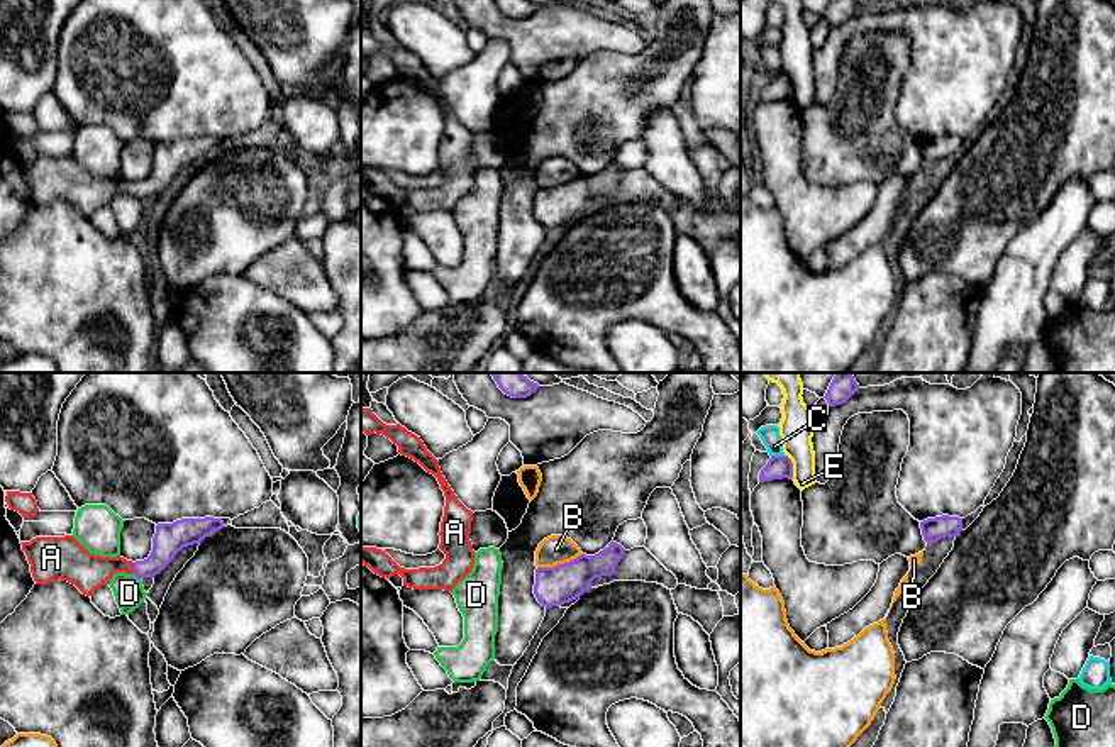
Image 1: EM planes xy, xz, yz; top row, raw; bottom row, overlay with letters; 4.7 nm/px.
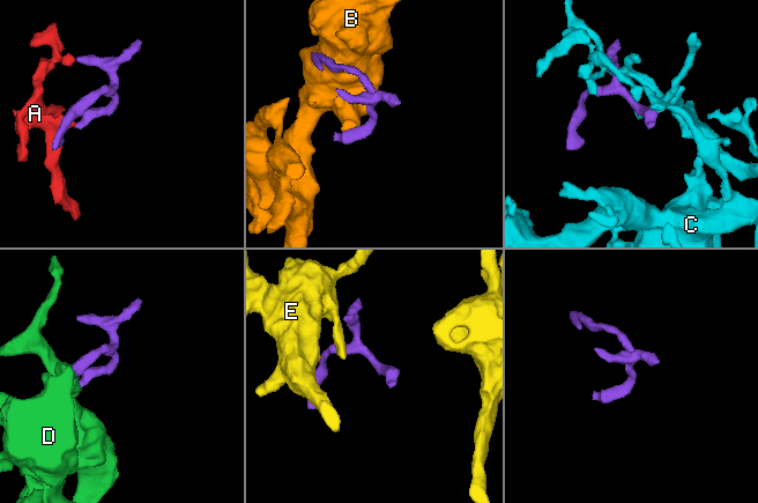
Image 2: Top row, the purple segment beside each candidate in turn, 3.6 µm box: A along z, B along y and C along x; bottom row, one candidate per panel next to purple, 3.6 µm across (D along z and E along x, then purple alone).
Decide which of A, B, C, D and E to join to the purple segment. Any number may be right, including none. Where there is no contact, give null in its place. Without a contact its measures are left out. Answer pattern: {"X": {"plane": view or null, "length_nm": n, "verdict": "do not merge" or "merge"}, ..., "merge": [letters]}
{"A": {"plane": "xy", "length_nm": 60, "verdict": "merge"}, "B": {"plane": "xz", "length_nm": 220, "verdict": "do not merge"}, "C": {"plane": "yz", "length_nm": 60, "verdict": "do not merge"}, "D": {"plane": "xy", "length_nm": 50, "verdict": "do not merge"}, "E": {"plane": "yz", "length_nm": 130, "verdict": "do not merge"}, "merge": ["A"]}

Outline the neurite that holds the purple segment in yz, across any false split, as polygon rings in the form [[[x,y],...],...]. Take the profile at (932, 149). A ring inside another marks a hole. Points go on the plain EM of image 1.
[[[935,137],[920,142],[924,161],[934,164],[946,158],[956,158],[962,151],[962,139],[959,137]]]

